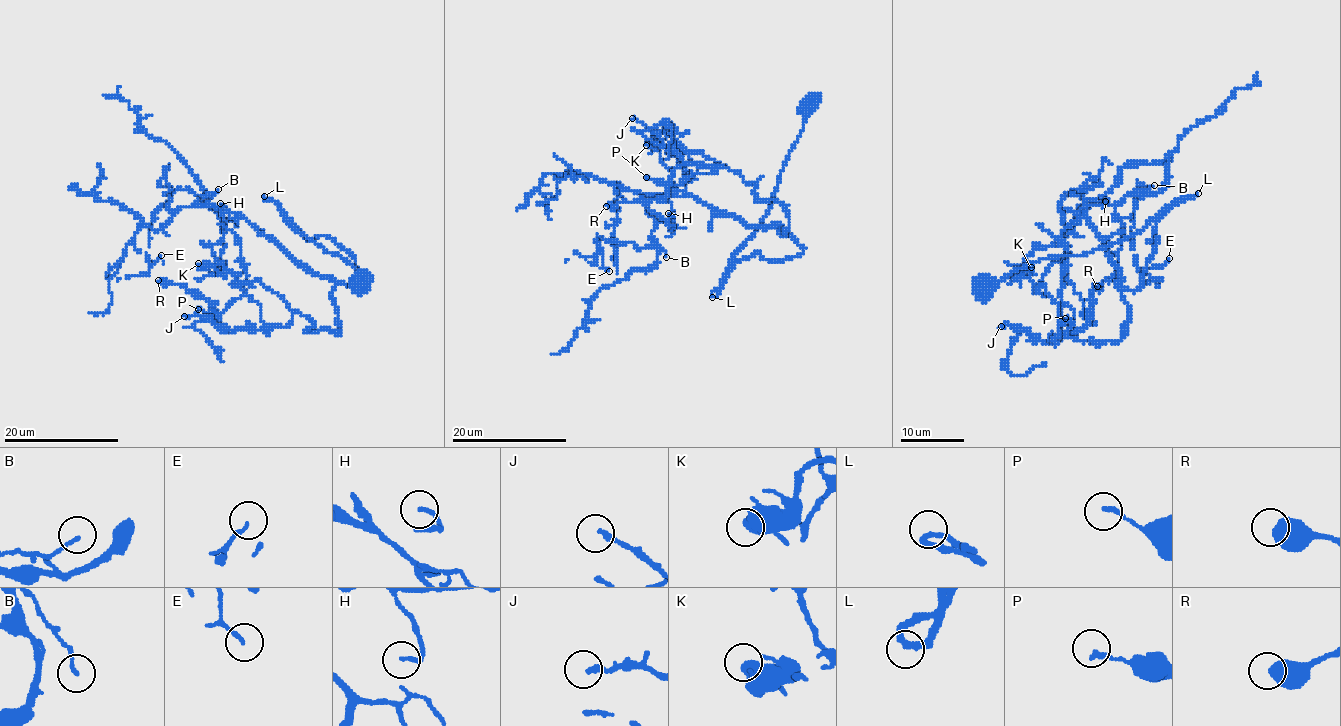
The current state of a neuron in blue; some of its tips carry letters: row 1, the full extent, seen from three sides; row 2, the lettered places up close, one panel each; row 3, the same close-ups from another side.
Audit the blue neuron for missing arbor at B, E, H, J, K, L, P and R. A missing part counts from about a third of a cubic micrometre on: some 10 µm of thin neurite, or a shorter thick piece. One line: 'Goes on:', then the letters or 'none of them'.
Goes on: none of them

